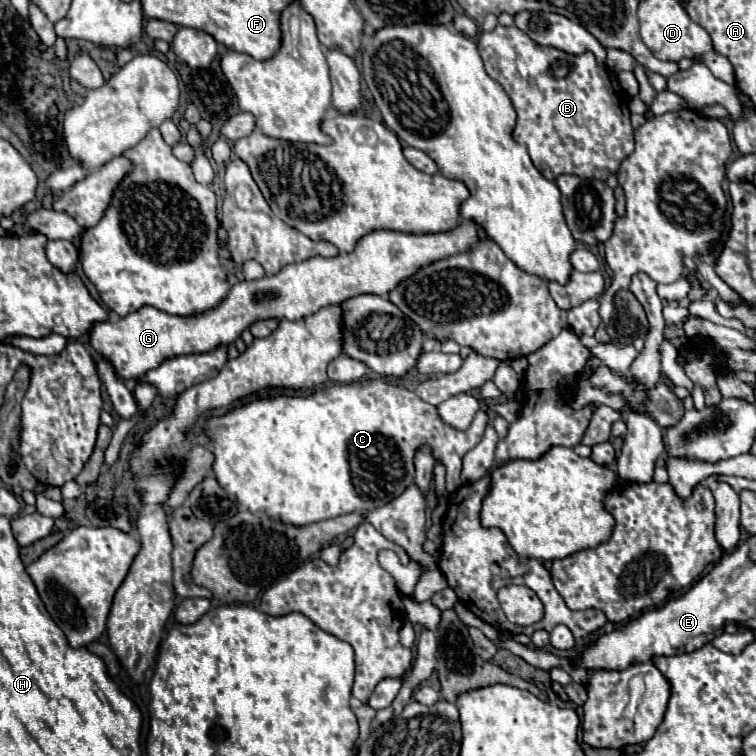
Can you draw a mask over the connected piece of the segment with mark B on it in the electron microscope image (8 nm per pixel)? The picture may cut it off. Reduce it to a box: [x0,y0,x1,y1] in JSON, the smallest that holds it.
[477,25,635,181]

